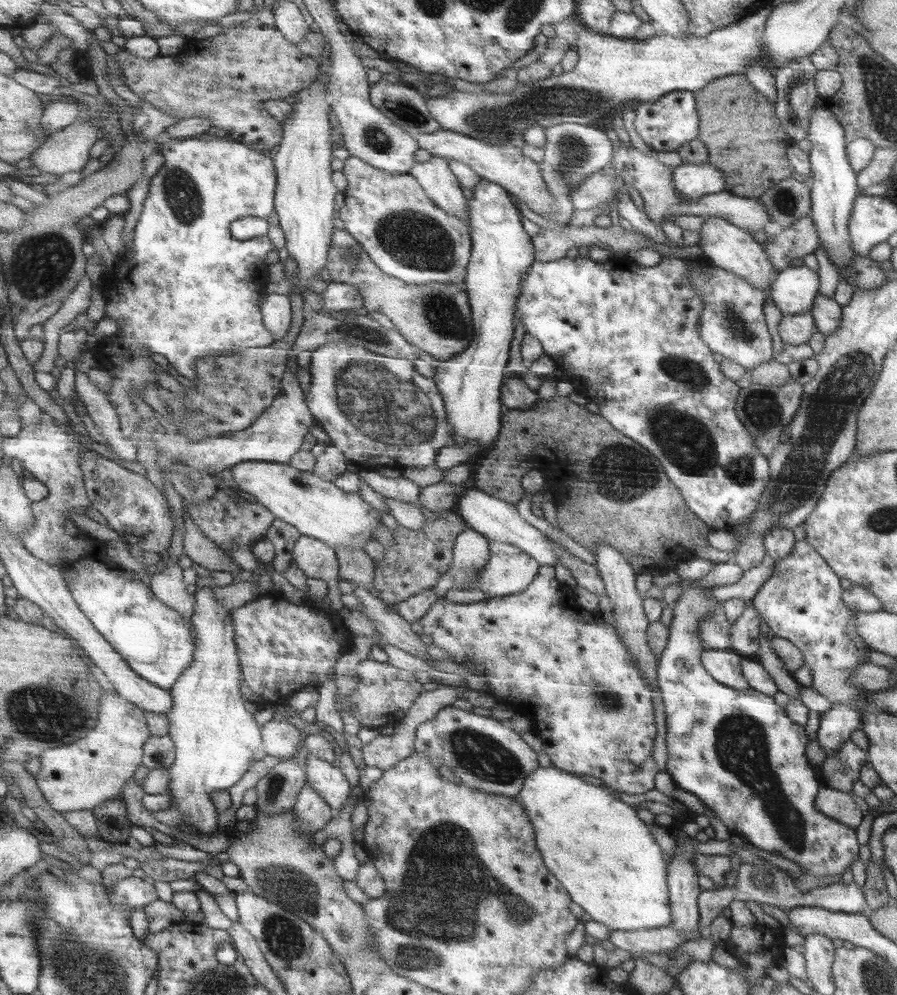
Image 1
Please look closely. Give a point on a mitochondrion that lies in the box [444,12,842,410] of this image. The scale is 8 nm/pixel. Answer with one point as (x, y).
(691, 373)

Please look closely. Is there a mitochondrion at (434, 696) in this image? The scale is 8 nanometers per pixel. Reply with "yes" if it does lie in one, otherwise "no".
no

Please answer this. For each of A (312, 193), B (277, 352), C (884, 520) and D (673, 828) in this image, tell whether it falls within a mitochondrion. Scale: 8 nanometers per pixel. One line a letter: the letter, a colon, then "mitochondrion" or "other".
A: other
B: other
C: mitochondrion
D: other

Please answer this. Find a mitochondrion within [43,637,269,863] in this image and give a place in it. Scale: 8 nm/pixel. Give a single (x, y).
(157, 758)

